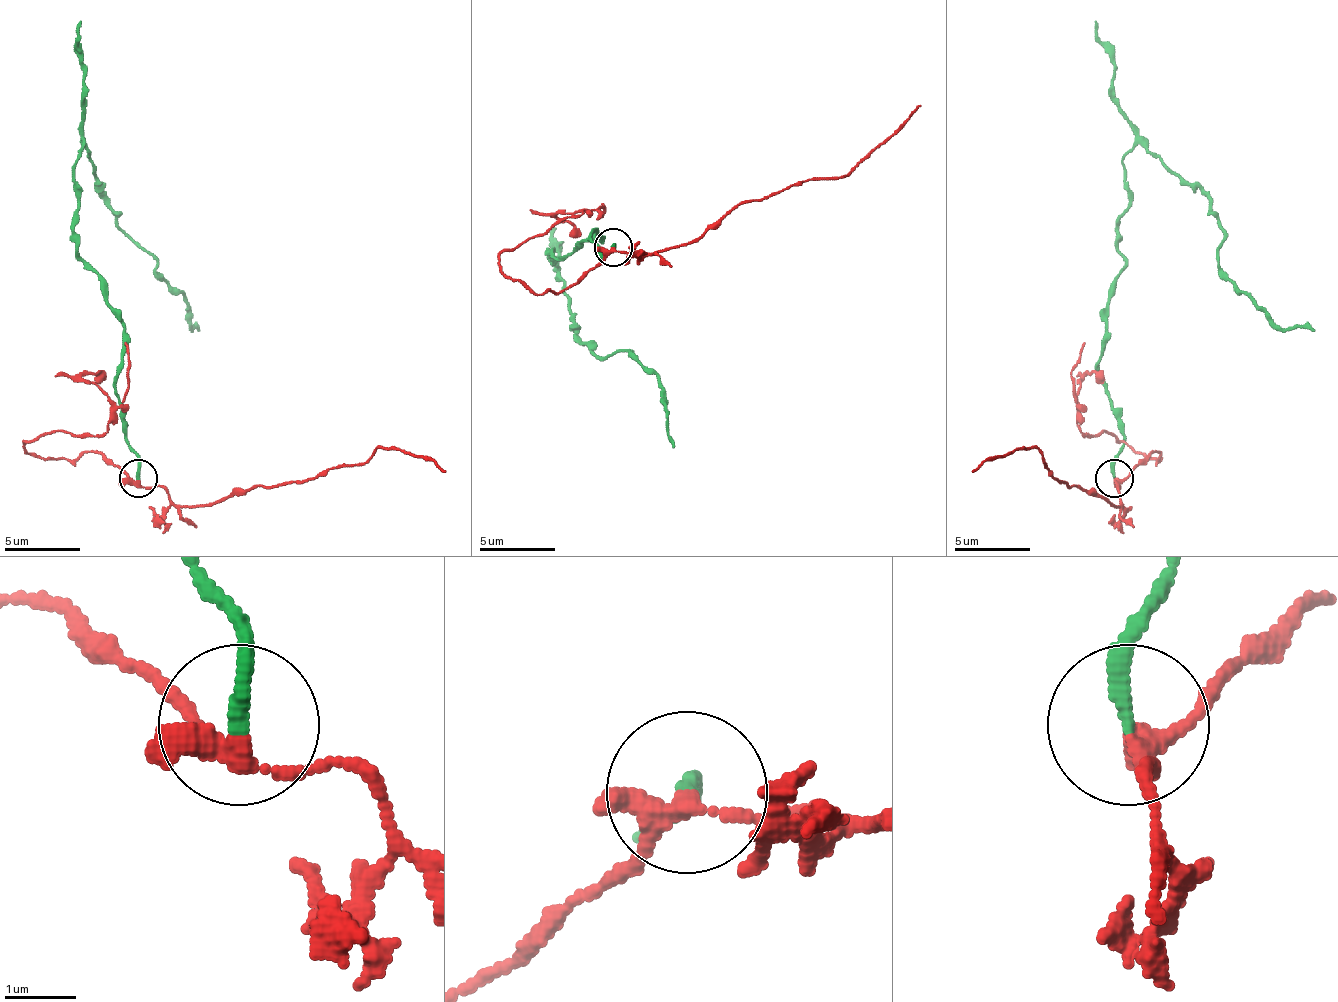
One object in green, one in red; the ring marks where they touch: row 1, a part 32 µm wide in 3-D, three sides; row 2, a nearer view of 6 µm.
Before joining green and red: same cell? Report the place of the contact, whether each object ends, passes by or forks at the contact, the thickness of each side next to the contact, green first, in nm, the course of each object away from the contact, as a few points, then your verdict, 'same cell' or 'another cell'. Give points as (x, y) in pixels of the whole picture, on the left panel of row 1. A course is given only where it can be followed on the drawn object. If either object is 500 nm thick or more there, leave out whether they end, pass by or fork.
place (138, 478); green ends; red forks; calibres 220 and 240 nm; course green (137, 479), (114, 388), (122, 316), (72, 229), (84, 146), (95, 188), (182, 294), (201, 331); course red (137, 479), (159, 486), (178, 505), (212, 505), (363, 464), (382, 448), (431, 456), (447, 471); another cell

